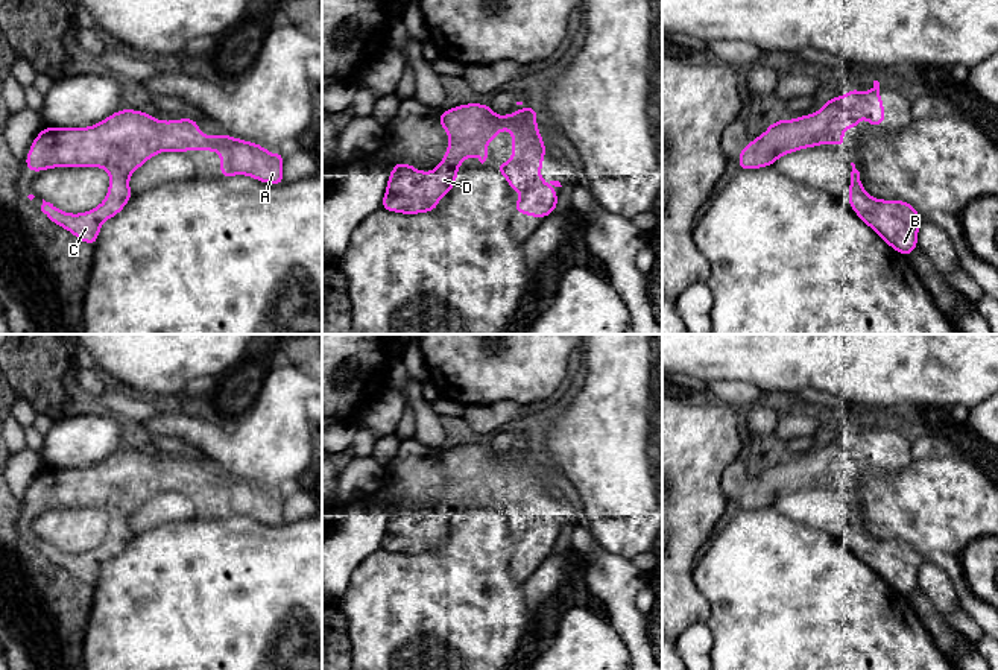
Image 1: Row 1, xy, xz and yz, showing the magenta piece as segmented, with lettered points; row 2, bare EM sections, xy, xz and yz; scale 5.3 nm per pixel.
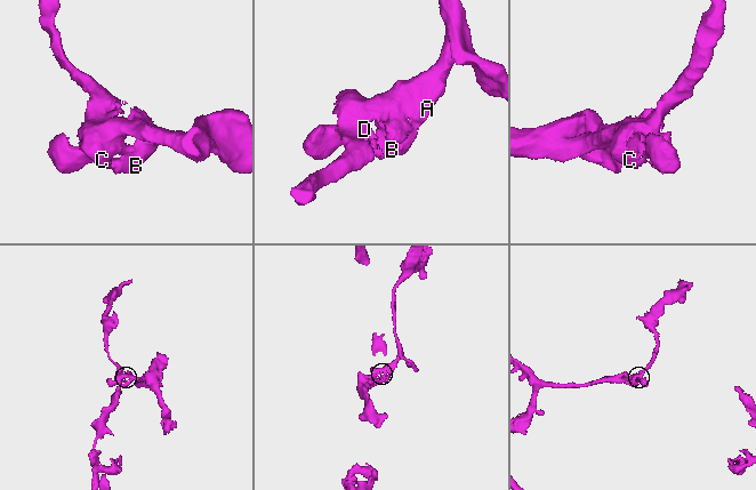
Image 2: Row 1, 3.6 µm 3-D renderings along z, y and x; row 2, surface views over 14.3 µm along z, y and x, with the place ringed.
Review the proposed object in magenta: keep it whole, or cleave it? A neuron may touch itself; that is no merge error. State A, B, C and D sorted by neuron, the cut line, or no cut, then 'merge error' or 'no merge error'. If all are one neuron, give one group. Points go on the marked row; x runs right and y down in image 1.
A B C D | no cut | no merge error

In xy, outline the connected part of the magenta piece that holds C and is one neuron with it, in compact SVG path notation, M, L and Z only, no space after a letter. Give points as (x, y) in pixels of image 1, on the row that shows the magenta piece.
M118 109L94 126L43 128L24 160L30 173L55 167L100 167L109 173L106 199L96 208L70 214L43 199L41 211L74 237L94 246L100 226L131 201L129 176L159 152L217 150L220 176L246 175L280 185L284 150L273 156L254 143L231 135L202 135L196 119L159 122L147 111Z

